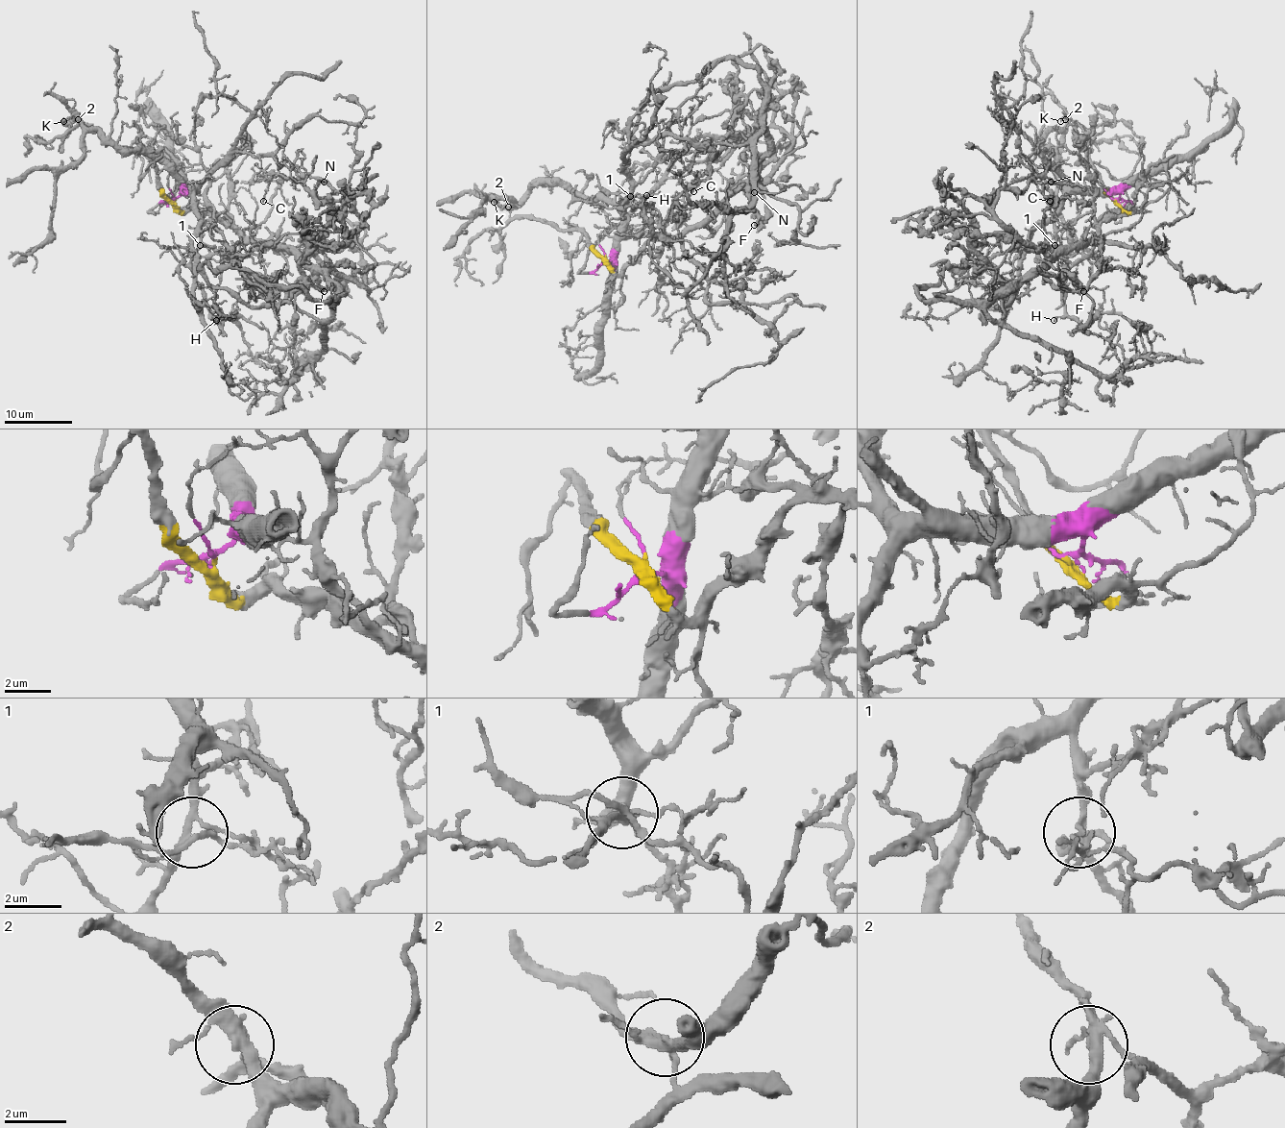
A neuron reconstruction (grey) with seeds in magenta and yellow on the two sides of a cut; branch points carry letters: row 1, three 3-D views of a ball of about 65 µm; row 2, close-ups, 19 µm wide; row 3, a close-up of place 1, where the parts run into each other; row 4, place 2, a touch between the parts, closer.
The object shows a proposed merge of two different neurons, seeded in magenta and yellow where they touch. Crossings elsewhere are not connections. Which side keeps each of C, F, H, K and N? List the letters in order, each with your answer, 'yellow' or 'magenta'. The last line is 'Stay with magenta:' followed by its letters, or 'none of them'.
C: yellow
F: yellow
H: magenta
K: magenta
N: yellow
Stay with magenta: H, K

